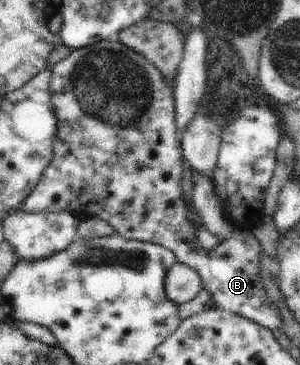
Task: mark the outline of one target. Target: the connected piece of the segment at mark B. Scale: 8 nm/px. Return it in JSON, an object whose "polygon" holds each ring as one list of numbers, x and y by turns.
{"polygon":[[112,38,95,43,94,45,74,50,68,57,55,64,51,69,51,83,49,85,49,92,51,93,51,104,54,107,55,116,58,123,56,127,55,141,53,143,53,161,45,171,33,192,25,199,23,206,19,209,23,213,59,213,61,211,69,211,73,215,77,215,81,220,95,217,103,219,109,223,116,235,123,237,125,240,137,240,141,242,150,242,161,245,176,256,176,261,191,269,195,269,202,279,203,287,207,287,207,291,211,293,211,297,215,301,218,308,231,311,235,315,241,315,246,319,255,321,263,325,271,332,275,329,280,329,283,325,281,321,281,313,278,307,273,307,273,301,267,297,267,291,263,287,263,281,259,277,259,261,264,250,259,241,250,232,250,230,241,229,235,224,235,228,229,239,225,239,213,247,211,251,201,251,199,243,197,243,197,235,199,235,199,227,201,223,199,215,195,209,191,209,187,205,187,199,183,195,183,169,185,169,182,145,180,142,181,136,177,130,176,116,175,116,175,99,173,98,175,87,167,85,167,77,163,77,163,73,145,57,137,51,130,49,127,45,120,43,118,40]]}

